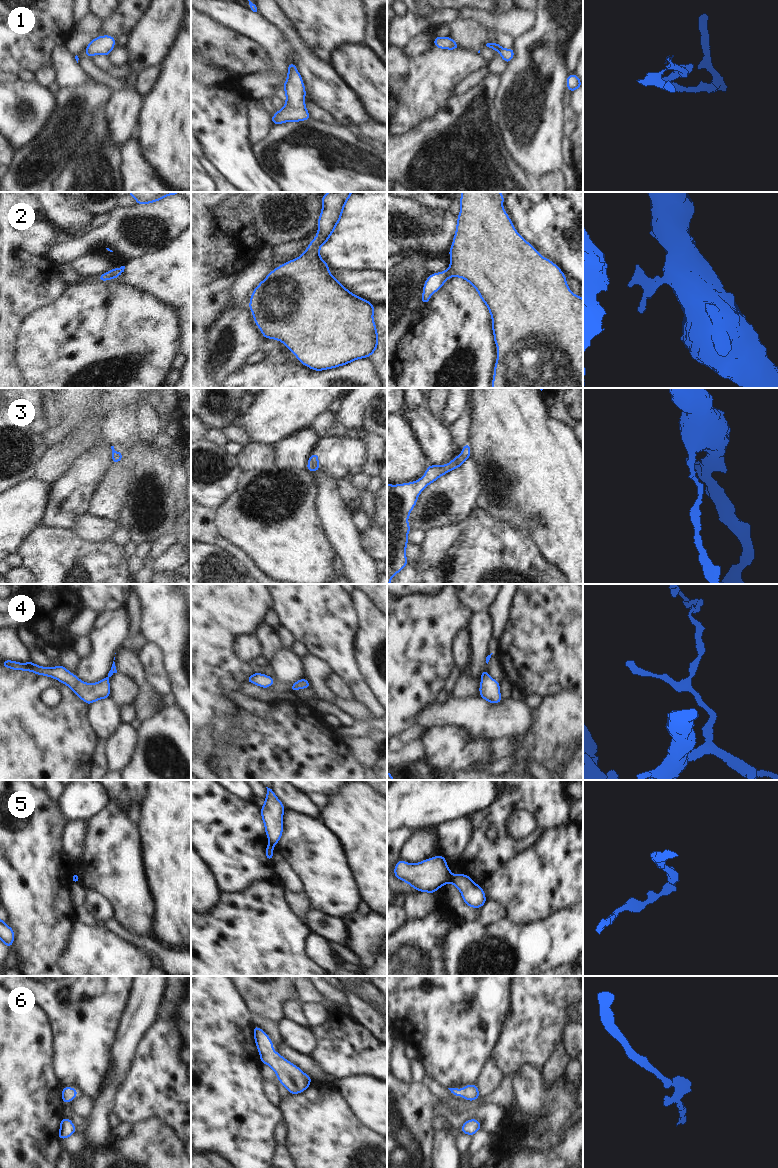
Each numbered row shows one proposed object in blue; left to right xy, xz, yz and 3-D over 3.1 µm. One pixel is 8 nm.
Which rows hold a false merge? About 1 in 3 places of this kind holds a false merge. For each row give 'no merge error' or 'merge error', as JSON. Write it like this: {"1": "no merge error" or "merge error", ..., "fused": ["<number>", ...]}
{"1": "no merge error", "2": "no merge error", "3": "no merge error", "4": "no merge error", "5": "merge error", "6": "no merge error", "fused": ["5"]}

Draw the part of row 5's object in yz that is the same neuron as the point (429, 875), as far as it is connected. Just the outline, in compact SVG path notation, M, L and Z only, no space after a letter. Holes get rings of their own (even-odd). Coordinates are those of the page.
M442 855L419 863L406 863L400 859L394 868L394 876L420 892L435 893L451 882L451 870Z

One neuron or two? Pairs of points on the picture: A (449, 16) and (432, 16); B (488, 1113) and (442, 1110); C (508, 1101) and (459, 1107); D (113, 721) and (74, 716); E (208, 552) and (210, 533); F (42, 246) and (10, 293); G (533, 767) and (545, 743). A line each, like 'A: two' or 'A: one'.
A: one
B: one
C: one
D: two
E: two
F: two
G: two

